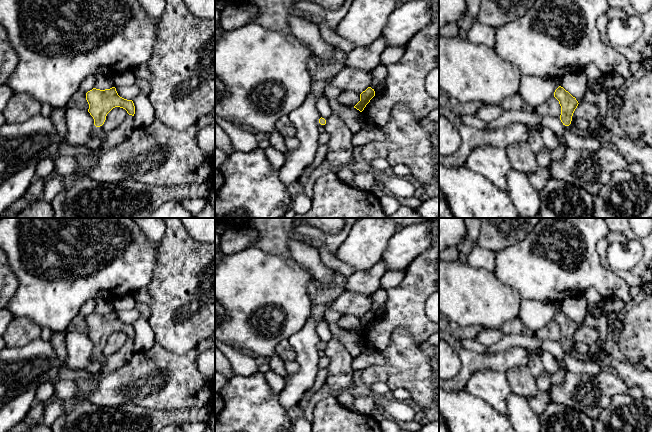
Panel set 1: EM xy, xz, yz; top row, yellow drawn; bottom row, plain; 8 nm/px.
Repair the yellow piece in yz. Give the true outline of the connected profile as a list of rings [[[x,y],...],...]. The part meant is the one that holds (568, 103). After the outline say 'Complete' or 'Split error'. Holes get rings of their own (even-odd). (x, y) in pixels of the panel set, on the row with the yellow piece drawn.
[[[559,86],[554,97],[559,101],[561,106],[560,120],[564,125],[564,139],[567,147],[576,150],[587,150],[596,152],[601,147],[601,142],[593,136],[580,136],[570,129],[572,116],[578,106],[578,101],[563,87]]]. Split error

